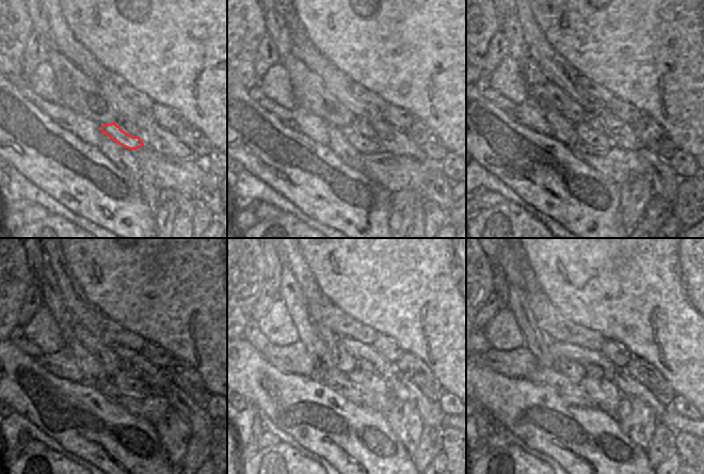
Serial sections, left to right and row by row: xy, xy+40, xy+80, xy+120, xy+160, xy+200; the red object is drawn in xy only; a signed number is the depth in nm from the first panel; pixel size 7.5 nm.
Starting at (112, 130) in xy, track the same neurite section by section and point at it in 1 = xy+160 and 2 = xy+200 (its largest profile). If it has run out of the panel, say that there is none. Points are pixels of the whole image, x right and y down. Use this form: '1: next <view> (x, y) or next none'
1: next xy+160 (367, 396)
2: next xy+200 (606, 396)

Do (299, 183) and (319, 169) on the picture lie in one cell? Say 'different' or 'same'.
same

